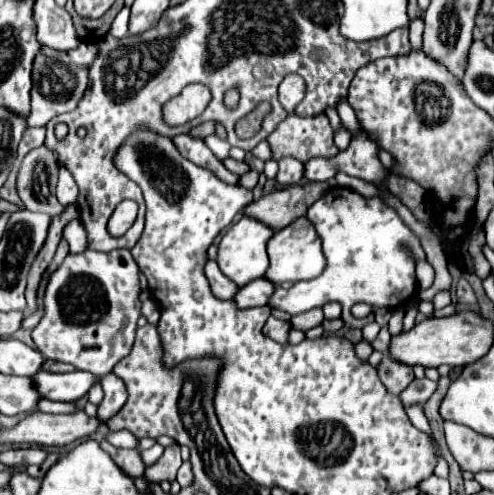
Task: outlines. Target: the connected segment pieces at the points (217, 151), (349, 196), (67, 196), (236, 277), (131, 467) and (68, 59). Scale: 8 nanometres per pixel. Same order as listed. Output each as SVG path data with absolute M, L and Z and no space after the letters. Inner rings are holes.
M207 136L205 138L205 144L211 148L211 152L219 158L219 160L223 160L223 158L227 158L229 156L229 142L225 142L225 140L221 140L219 136Z
M333 186L309 208L307 216L323 240L327 266L321 276L305 282L295 282L289 290L277 286L269 300L271 308L299 314L335 300L343 306L345 326L363 328L375 320L375 314L355 318L351 314L353 304L365 302L373 308L397 310L415 298L419 290L415 278L415 260L425 260L421 240L411 232L411 228L397 216L393 208L383 204L381 198L365 198L349 188ZM403 246L409 246L409 252L405 252Z
M57 158L59 164L59 182L57 182L57 200L67 206L67 204L75 204L77 202L77 184L71 176L71 172L65 168L65 164Z
M241 216L233 226L229 226L227 234L219 242L219 268L225 276L229 276L235 284L245 286L251 280L263 278L267 268L269 268L269 258L267 258L267 242L275 234L273 228L263 224L261 220L253 216Z
M101 442L101 448L105 452L109 452L109 456L115 460L115 464L119 468L123 468L123 472L127 472L129 476L133 478L139 478L143 476L143 470L145 470L145 462L141 458L141 454L137 450L121 450L121 448L115 448L111 446L109 442Z
M81 44L71 52L59 52L53 48L43 48L33 60L33 88L31 88L31 114L27 118L27 126L45 126L51 118L69 112L77 106L83 92L87 90L87 68L97 54L95 44Z

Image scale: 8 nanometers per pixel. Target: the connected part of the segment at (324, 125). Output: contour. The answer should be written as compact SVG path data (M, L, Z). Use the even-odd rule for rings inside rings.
M293 112L277 126L277 130L267 140L273 148L275 160L291 156L307 162L313 156L337 154L337 146L333 142L333 128L325 114L301 118Z

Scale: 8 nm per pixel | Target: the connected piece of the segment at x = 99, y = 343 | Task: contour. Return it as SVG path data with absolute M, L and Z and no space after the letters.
M113 250L113 252L81 252L65 256L63 264L49 276L43 304L45 314L41 322L33 328L33 342L37 350L47 360L73 364L77 370L87 370L95 376L105 376L113 372L115 364L119 364L125 356L129 356L129 348L133 348L137 320L141 316L141 284L139 284L139 268L133 260L131 250Z

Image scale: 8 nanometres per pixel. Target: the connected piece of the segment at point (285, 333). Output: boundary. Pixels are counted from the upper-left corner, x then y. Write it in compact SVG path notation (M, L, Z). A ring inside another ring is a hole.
M271 316L263 328L263 334L279 344L287 344L289 342L289 330L291 330L291 324L281 324L281 320Z

